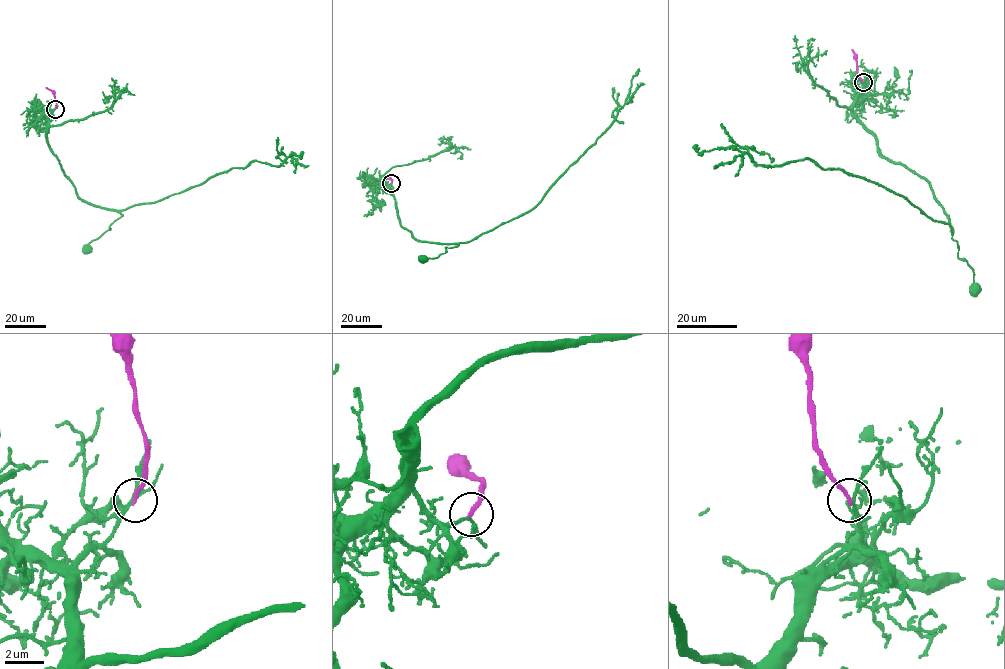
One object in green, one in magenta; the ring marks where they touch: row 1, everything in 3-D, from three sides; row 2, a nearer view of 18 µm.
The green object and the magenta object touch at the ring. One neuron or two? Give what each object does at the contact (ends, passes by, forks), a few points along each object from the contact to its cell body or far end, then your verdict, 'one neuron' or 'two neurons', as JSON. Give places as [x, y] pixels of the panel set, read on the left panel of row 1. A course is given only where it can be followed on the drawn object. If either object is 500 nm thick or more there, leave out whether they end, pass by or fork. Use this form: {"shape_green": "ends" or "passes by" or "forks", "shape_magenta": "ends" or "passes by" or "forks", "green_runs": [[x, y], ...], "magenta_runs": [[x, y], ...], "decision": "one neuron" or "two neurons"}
{"shape_green": "passes by", "shape_magenta": "ends", "green_runs": [[54, 109], [49, 116], [47, 144], [64, 174], [81, 199], [117, 210], [122, 215], [88, 248]], "magenta_runs": [[55, 109], [54, 94], [46, 87]], "decision": "two neurons"}

